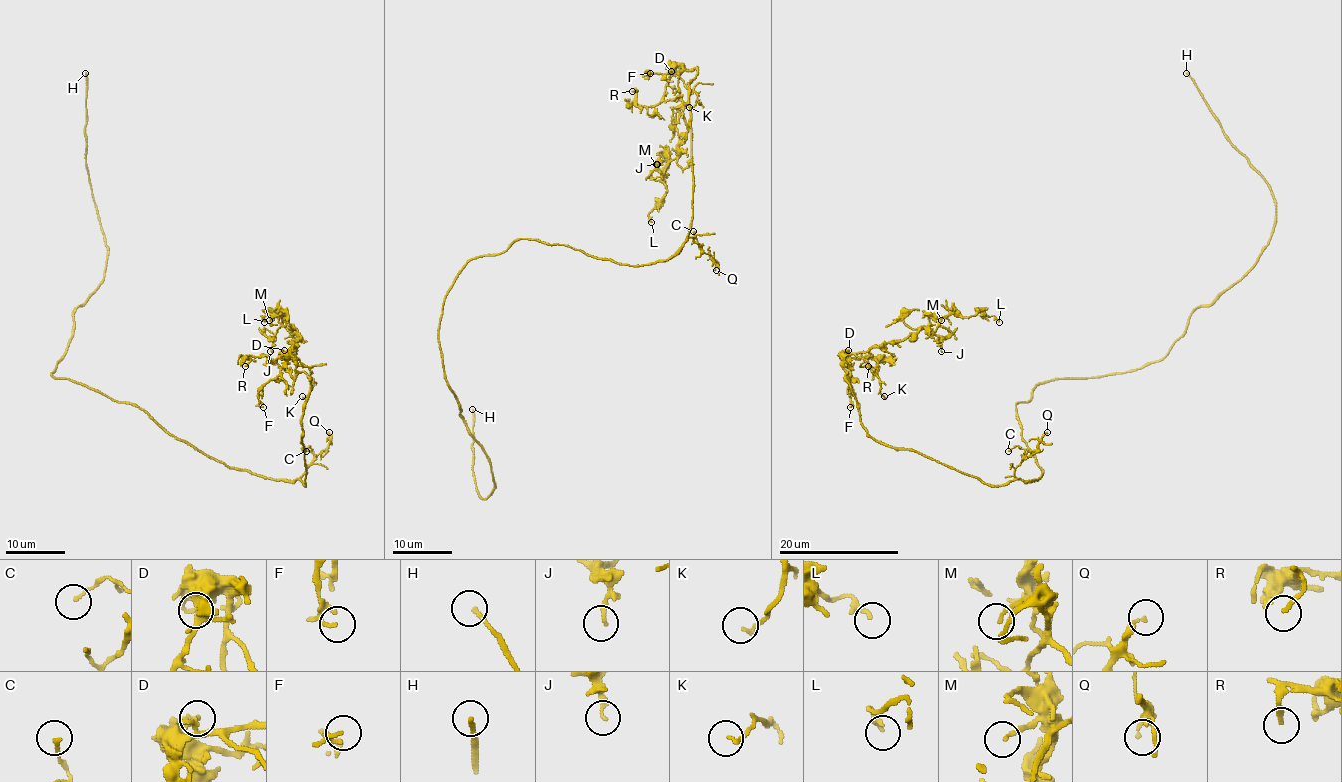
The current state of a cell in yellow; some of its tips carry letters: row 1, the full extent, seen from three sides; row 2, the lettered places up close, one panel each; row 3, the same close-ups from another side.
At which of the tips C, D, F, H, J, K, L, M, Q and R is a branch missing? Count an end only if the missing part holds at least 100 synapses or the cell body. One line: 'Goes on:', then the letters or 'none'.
Goes on: H

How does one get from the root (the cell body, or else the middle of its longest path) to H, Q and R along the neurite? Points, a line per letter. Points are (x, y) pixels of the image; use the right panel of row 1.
H: (1021, 426), (1015, 405), (1042, 383), (1160, 360), (1187, 319), (1232, 287), (1271, 237), (1271, 186), (1186, 73)
Q: (1021, 426), (1021, 438), (1042, 469), (1036, 480), (1021, 480), (1014, 475), (1015, 468), (1038, 448), (1047, 432)
R: (1021, 426), (1042, 469), (1036, 480), (989, 486), (895, 450), (866, 432), (842, 357), (883, 356), (868, 366)

